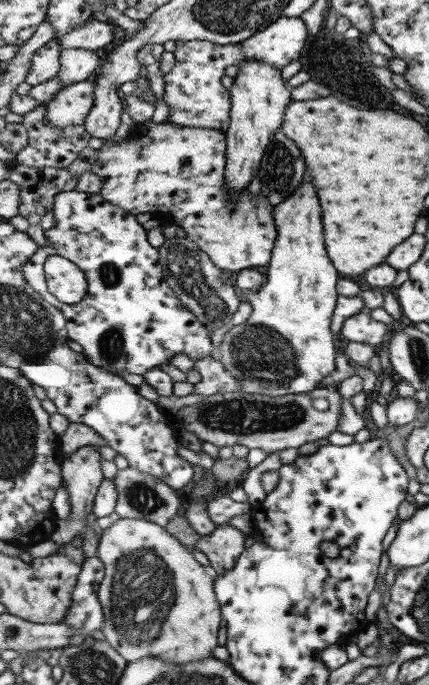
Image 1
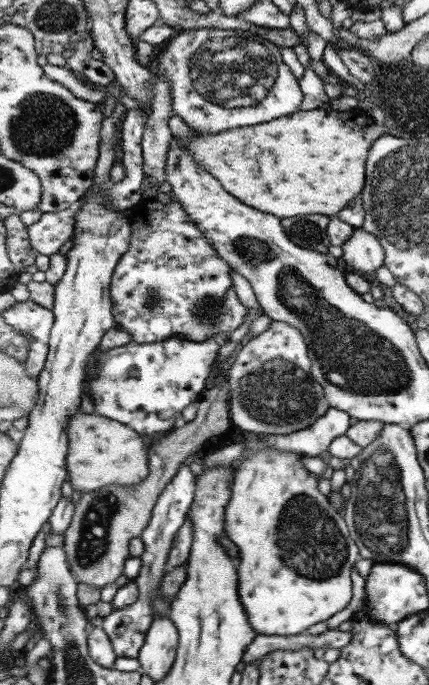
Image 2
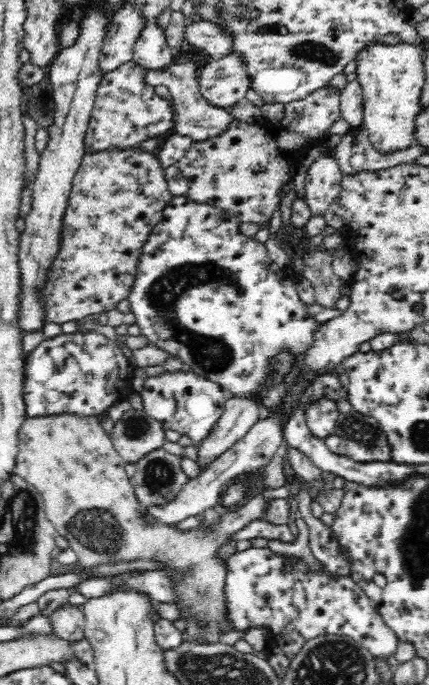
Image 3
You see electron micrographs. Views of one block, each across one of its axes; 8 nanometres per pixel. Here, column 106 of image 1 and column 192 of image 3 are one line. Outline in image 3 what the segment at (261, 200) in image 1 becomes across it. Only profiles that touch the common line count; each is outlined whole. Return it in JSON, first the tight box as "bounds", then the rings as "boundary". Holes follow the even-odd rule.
{"bounds":[175,86,342,227],"boundary":[[[328,86],[306,96],[306,99],[285,104],[284,116],[277,122],[265,122],[263,118],[253,123],[236,120],[222,137],[210,138],[210,140],[201,142],[195,141],[192,148],[186,152],[186,156],[175,164],[189,182],[189,189],[185,195],[190,196],[199,204],[230,209],[236,213],[240,222],[256,223],[267,227],[274,210],[281,202],[283,187],[291,184],[292,181],[290,175],[292,169],[289,167],[291,154],[301,146],[309,147],[315,138],[329,136],[330,126],[342,118],[339,106],[340,93],[339,90]]]}

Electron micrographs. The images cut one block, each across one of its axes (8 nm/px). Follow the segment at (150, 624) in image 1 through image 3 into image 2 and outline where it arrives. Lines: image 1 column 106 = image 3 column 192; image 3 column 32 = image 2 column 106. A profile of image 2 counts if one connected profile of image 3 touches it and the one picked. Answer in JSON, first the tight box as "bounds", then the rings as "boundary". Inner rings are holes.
{"bounds":[68,410,150,493],"boundary":[[[78,410],[74,418],[70,420],[70,452],[68,456],[68,470],[70,471],[70,484],[77,492],[87,493],[99,490],[103,487],[110,487],[113,484],[119,486],[134,487],[141,484],[150,475],[150,453],[147,452],[147,444],[143,435],[139,434],[128,424],[99,415],[97,412],[87,413],[85,410]]]}

